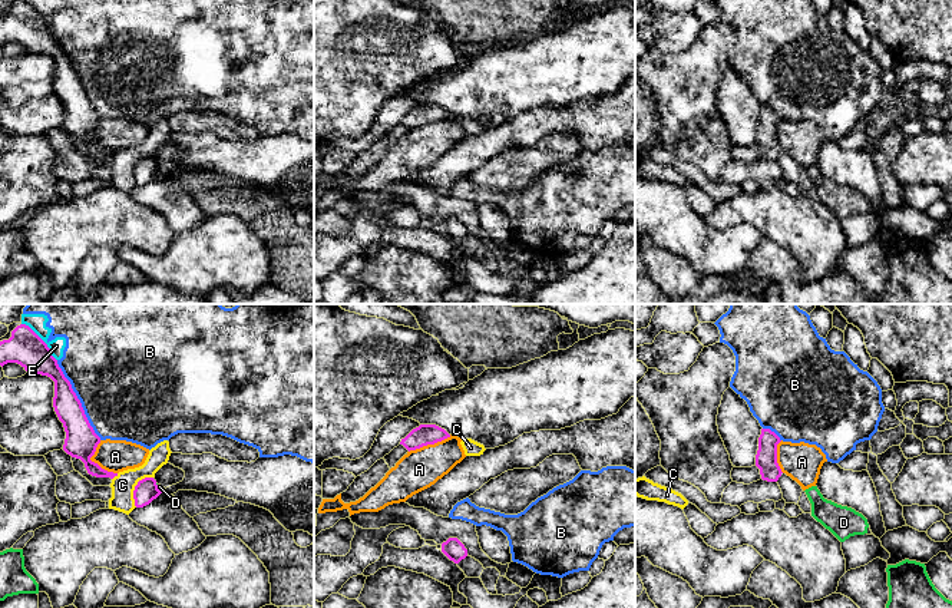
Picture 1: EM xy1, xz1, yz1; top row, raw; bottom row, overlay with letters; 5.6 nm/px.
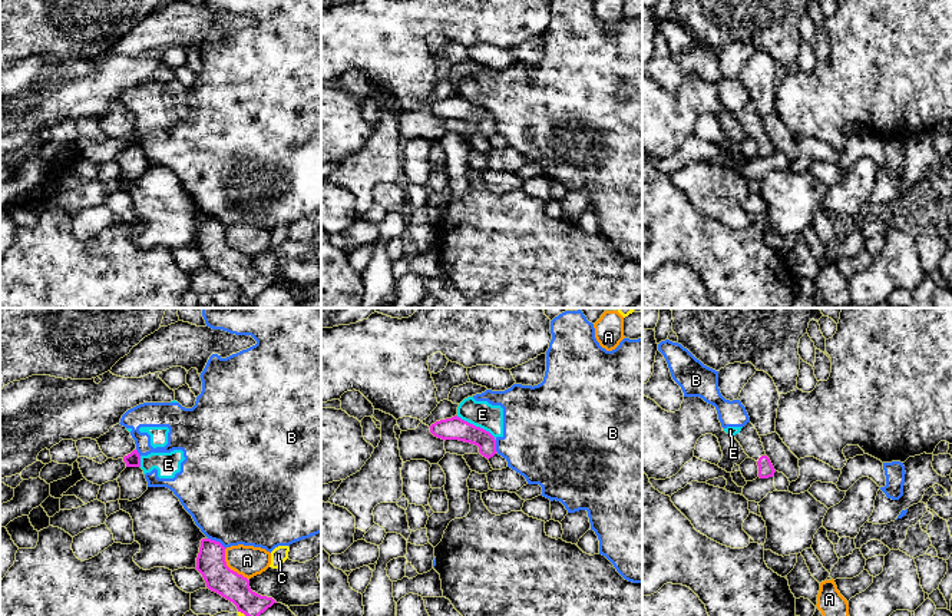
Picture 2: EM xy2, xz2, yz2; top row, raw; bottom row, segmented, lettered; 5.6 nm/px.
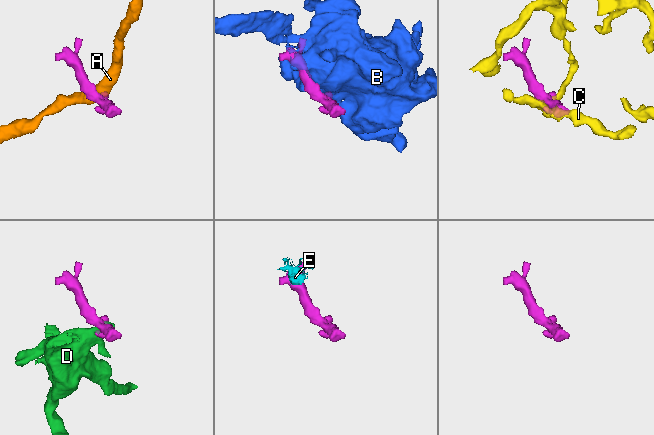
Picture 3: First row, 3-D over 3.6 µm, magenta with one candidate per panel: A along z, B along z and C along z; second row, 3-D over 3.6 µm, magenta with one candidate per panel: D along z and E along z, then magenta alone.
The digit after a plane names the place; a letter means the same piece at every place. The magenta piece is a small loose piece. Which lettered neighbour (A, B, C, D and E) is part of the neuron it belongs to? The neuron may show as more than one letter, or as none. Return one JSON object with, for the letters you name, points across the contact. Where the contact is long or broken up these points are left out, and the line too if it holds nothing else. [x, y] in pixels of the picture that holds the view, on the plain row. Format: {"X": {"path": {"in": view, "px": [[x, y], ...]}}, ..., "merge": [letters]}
{"merge": []}

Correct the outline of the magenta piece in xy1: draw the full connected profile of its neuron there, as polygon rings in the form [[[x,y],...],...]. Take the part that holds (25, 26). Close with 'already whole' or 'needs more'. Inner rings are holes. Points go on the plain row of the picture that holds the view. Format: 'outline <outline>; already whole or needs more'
outline [[[13,1],[7,6],[9,11],[0,17],[0,44],[17,42],[29,53],[50,56],[54,60],[53,86],[66,110],[63,129],[80,138],[92,155],[110,158],[118,155],[90,139],[100,116],[90,105],[80,79],[47,23],[26,3]]]; needs more

